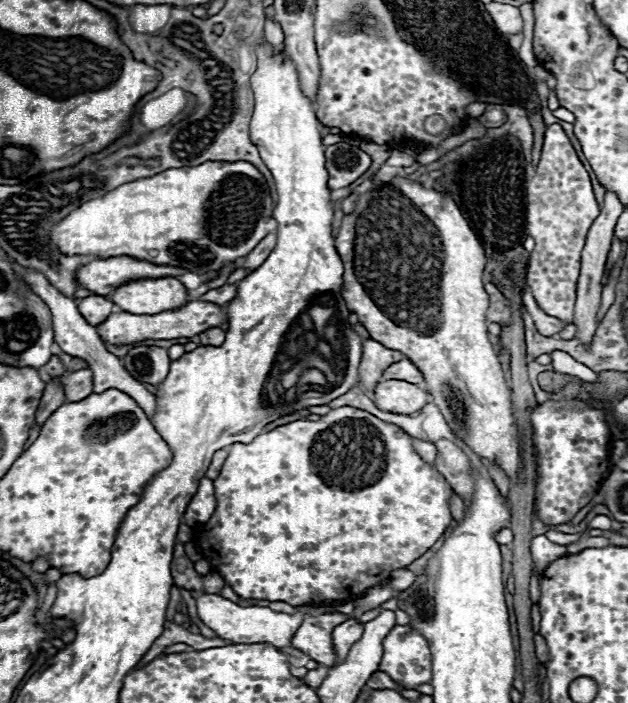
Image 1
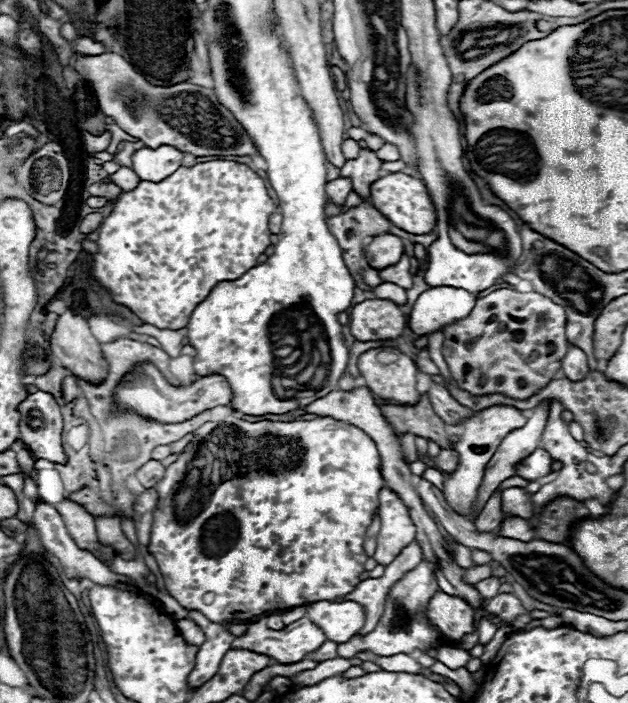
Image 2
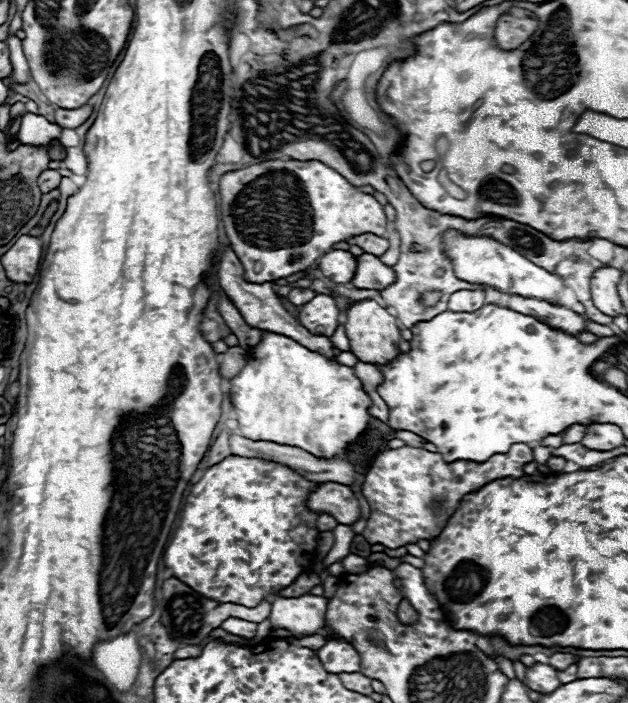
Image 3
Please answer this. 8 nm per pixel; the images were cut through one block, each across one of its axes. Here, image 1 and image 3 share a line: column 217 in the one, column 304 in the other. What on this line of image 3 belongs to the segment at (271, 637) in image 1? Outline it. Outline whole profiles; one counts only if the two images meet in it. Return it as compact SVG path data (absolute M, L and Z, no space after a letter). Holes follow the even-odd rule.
M304 594L298 598L274 596L270 604L272 610L268 620L272 622L272 628L286 628L294 636L296 634L312 636L324 626L324 614L328 606L328 598L324 596L312 594Z

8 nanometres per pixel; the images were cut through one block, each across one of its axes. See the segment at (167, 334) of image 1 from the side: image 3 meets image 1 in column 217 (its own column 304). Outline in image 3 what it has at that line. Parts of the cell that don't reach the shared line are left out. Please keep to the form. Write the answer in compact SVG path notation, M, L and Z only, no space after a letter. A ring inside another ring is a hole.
M326 294L314 296L310 302L300 306L298 320L316 336L332 336L334 330L340 326L340 310L336 308L336 300Z

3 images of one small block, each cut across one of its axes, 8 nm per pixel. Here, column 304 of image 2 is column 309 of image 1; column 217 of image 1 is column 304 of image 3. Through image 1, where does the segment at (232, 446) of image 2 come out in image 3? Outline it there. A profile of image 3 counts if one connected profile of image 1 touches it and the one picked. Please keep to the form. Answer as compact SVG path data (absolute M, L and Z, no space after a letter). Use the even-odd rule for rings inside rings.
M228 456L210 466L198 484L192 486L180 524L174 532L170 546L164 552L164 564L172 568L174 576L200 592L202 596L218 602L232 602L242 606L256 606L262 598L276 594L290 586L310 564L316 550L318 530L306 520L314 516L304 504L310 488L318 484L294 474L290 468L244 456Z

